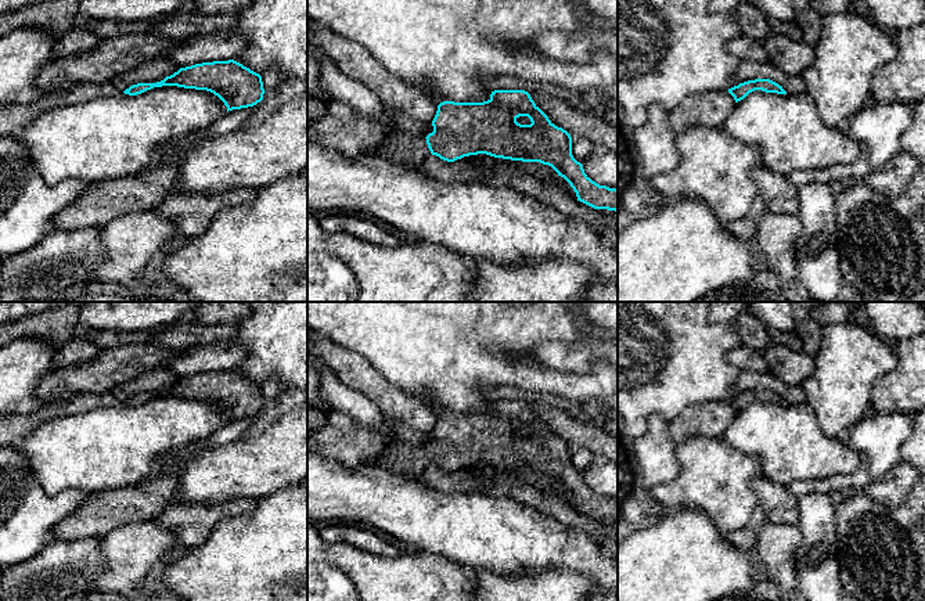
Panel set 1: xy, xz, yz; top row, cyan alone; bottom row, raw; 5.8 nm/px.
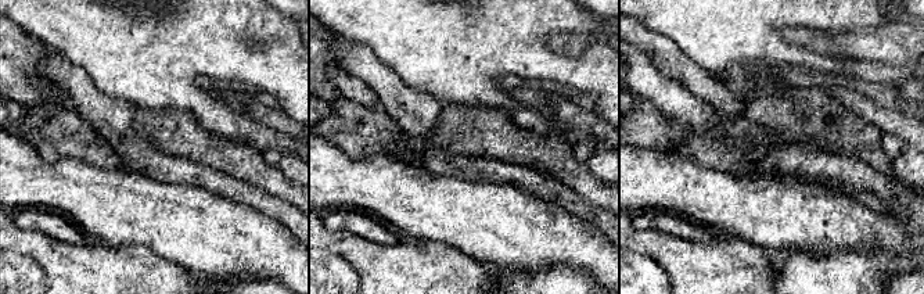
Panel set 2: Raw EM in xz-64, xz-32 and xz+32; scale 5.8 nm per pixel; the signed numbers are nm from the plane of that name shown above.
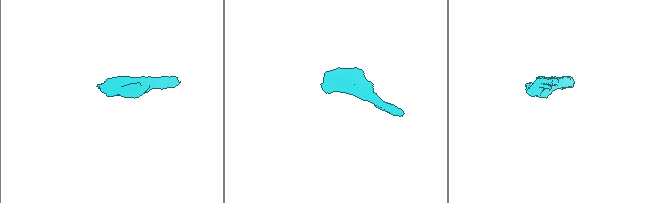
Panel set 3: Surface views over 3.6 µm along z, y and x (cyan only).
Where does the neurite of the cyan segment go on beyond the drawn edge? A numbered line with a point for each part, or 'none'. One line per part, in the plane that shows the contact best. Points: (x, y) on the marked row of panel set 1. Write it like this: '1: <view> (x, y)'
1: xz (410, 153)

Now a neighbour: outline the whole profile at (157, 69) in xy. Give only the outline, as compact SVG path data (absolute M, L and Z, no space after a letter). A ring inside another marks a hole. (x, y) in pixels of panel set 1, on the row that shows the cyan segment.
M166 57L155 58L150 62L143 62L134 69L119 75L114 79L118 89L125 91L137 83L156 83L163 80L166 76L173 75L180 68Z

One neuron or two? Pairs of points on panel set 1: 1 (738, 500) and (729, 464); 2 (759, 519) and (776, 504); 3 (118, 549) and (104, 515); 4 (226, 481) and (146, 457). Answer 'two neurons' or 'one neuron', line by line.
1: one neuron
2: two neurons
3: two neurons
4: two neurons

